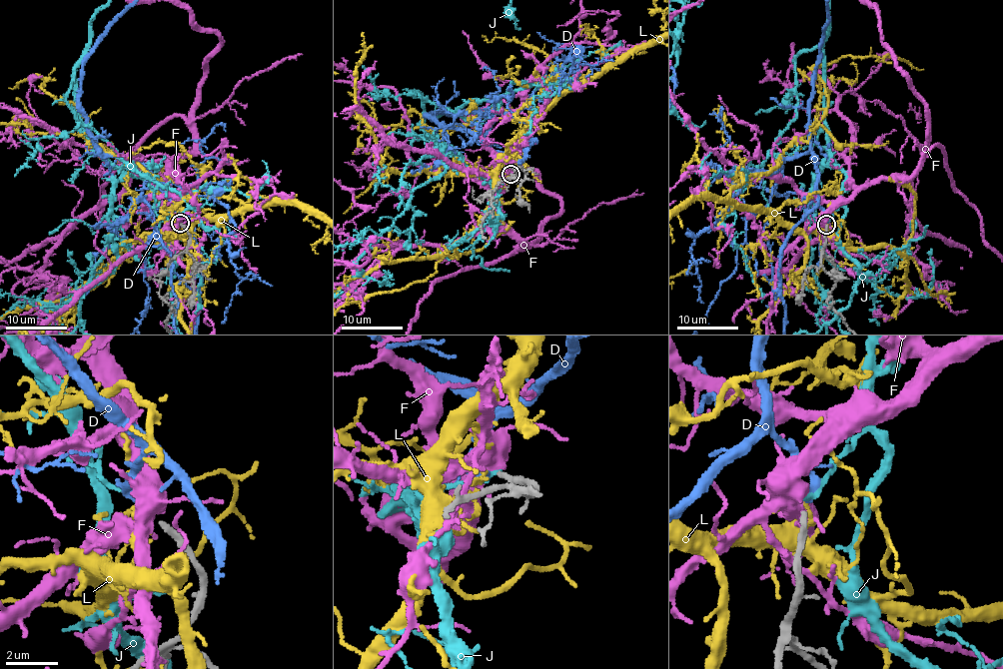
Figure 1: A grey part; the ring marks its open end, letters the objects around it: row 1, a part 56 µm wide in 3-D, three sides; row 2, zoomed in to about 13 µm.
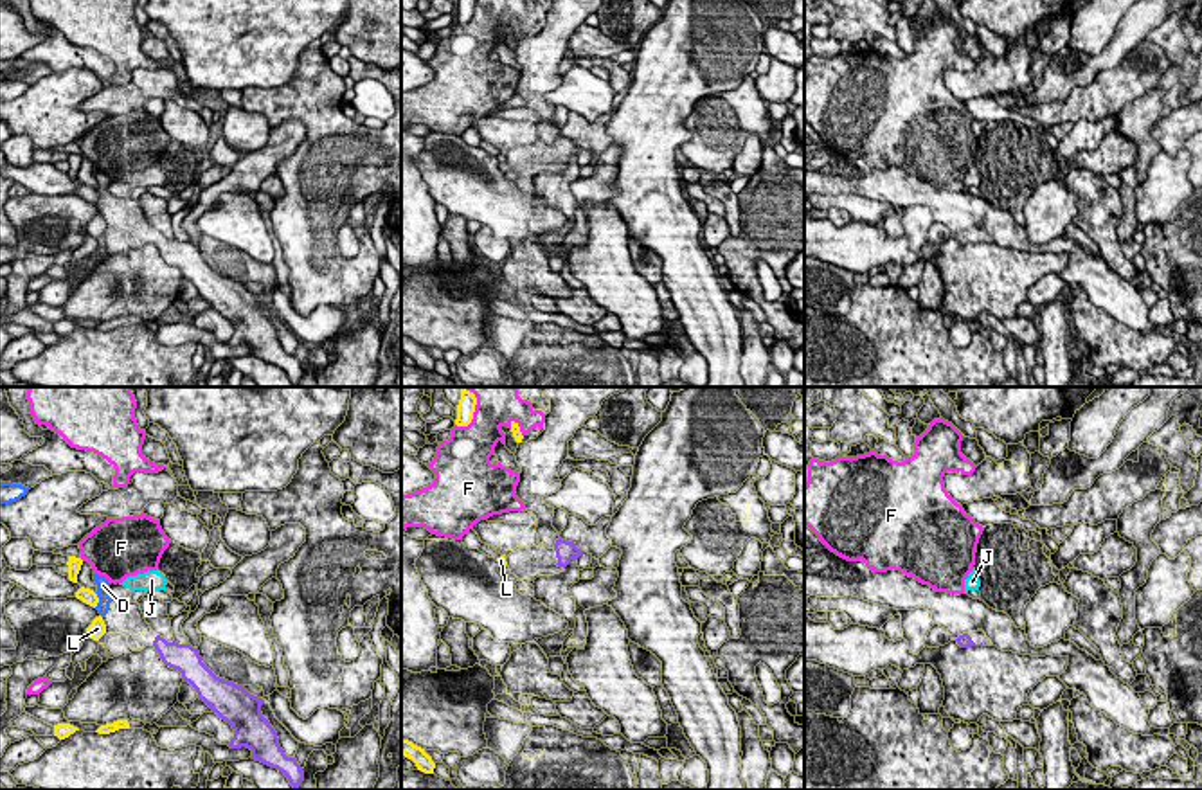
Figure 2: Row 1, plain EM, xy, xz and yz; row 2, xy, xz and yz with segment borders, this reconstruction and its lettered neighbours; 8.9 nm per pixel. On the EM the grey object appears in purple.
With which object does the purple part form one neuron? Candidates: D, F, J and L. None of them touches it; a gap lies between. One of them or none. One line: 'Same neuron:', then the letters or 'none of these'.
Same neuron: D

